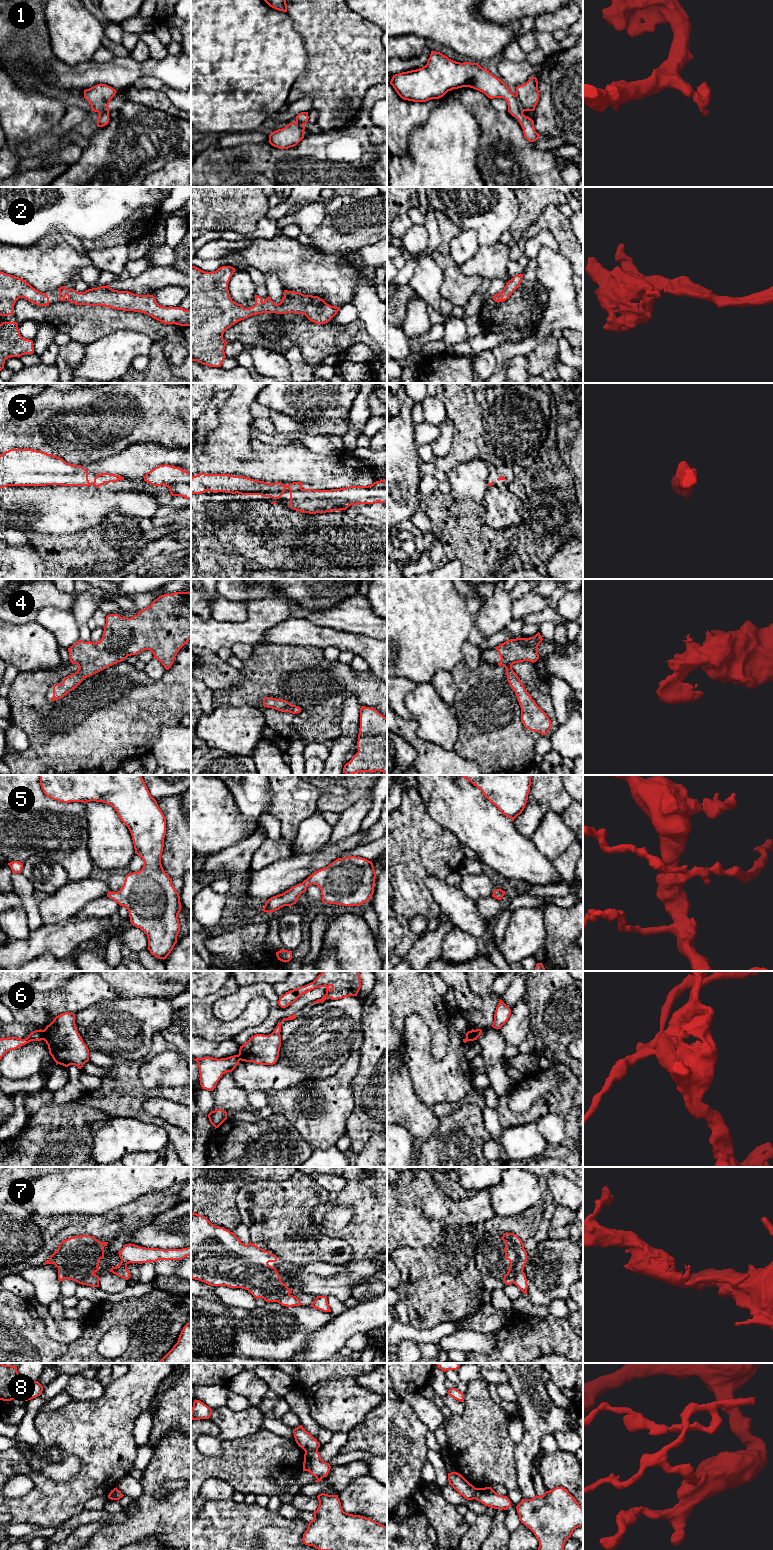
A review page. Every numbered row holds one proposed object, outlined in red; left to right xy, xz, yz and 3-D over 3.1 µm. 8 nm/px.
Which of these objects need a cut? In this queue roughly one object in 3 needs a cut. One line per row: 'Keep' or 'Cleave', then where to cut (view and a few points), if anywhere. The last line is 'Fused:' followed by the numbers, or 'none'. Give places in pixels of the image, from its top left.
1: Keep. No split
2: Keep. No split
3: Keep. No split
4: Keep. No split
5: Keep. No split
6: Cleave. Split along xy (44, 1030), (42, 1039)
7: Cleave. Split along xy (92, 1273), (79, 1283)
8: Cleave. Split along xz (317, 1449), (305, 1451)
Fused: 6, 7, 8

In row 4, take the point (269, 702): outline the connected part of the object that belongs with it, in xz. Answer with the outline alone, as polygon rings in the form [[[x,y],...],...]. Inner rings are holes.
[[[272,697],[263,698],[263,706],[267,708],[272,708],[281,712],[289,712],[292,714],[300,713],[302,710],[299,706],[292,705],[286,700],[276,699]]]

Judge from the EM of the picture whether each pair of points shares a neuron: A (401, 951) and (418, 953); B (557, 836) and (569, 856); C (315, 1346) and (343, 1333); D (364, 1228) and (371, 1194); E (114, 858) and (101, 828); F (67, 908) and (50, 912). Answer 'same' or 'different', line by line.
A: different
B: different
C: same
D: same
E: same
F: same

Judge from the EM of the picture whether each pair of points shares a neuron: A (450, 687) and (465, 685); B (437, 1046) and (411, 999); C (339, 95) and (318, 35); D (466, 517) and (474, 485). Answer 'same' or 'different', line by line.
A: different
B: same
C: same
D: different

